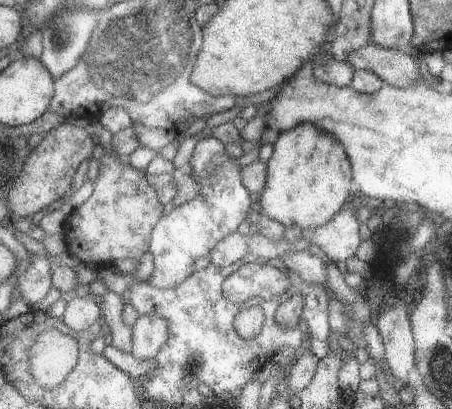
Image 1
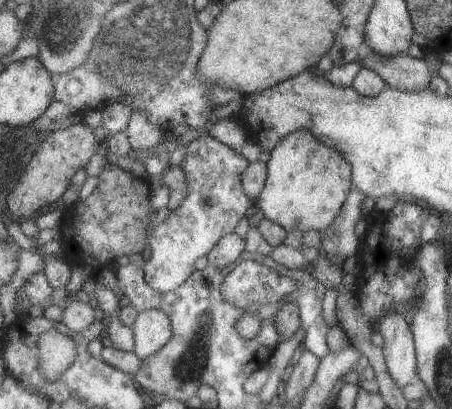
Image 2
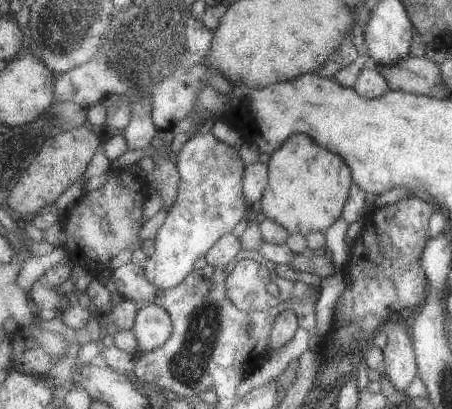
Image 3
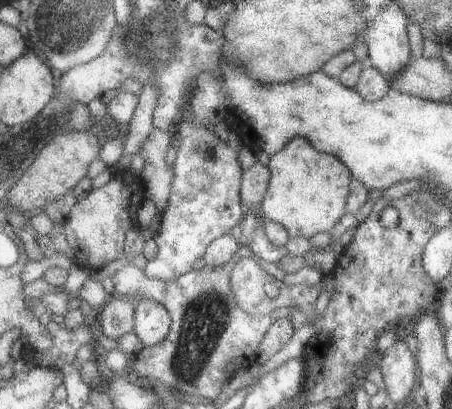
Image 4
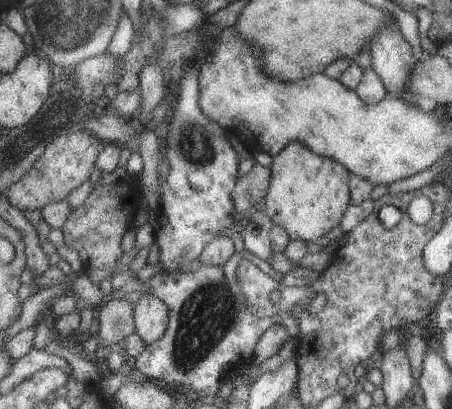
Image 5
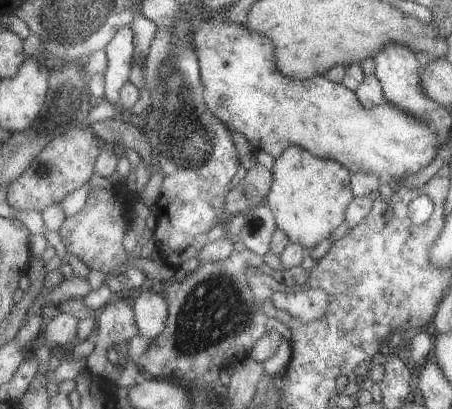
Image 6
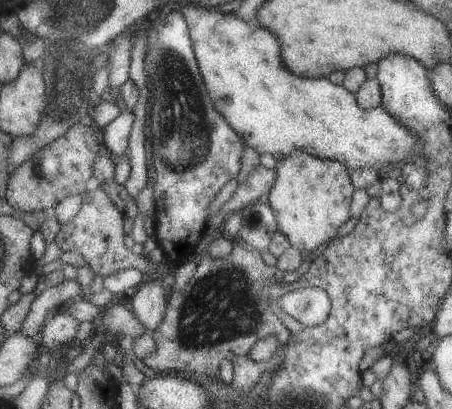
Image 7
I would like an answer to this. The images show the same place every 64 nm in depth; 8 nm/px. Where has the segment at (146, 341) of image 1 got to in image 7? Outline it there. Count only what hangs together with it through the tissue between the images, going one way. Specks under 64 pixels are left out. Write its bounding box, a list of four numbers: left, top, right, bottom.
[127,276,169,334]

